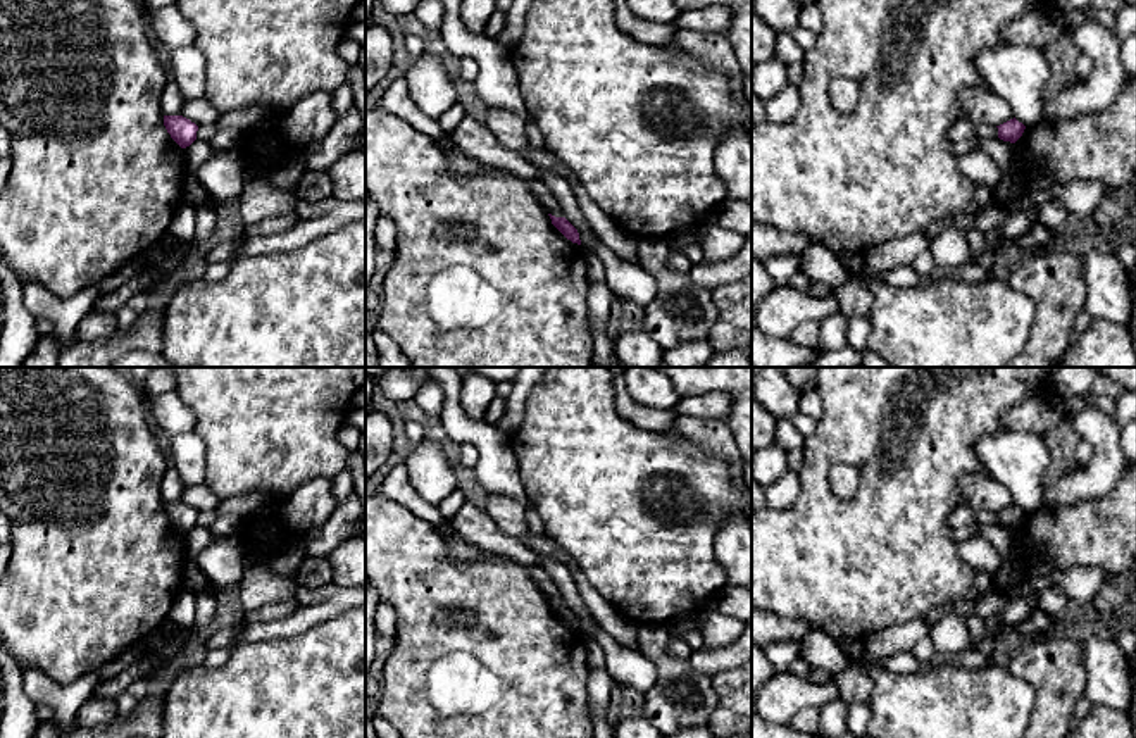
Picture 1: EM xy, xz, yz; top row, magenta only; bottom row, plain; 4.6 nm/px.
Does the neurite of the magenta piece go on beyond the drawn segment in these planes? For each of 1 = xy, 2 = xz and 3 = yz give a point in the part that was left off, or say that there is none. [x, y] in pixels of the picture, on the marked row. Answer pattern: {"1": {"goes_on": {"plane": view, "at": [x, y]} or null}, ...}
{"1": {"goes_on": null}, "2": {"goes_on": null}, "3": {"goes_on": null}}

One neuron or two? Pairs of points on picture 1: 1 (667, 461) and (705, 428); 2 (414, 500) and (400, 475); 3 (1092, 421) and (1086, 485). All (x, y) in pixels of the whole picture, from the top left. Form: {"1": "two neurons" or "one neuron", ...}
{"1": "two neurons", "2": "one neuron", "3": "one neuron"}

